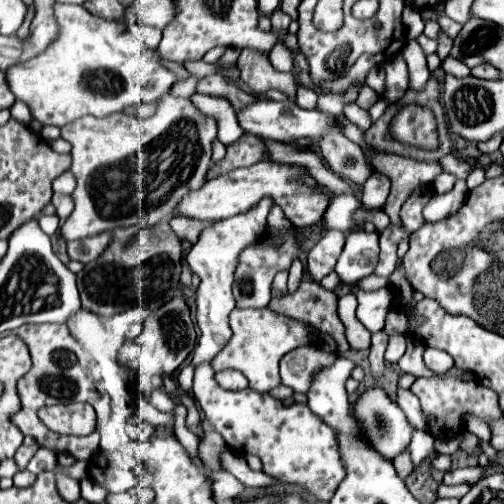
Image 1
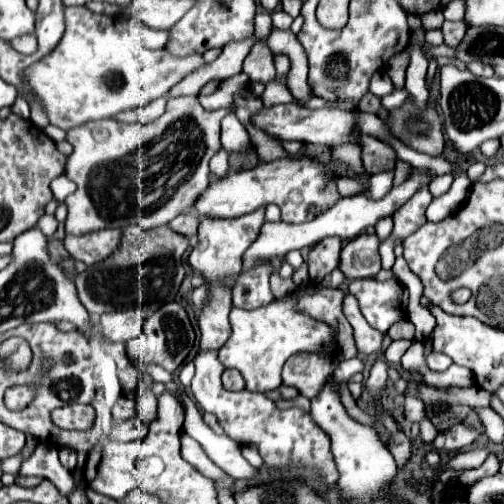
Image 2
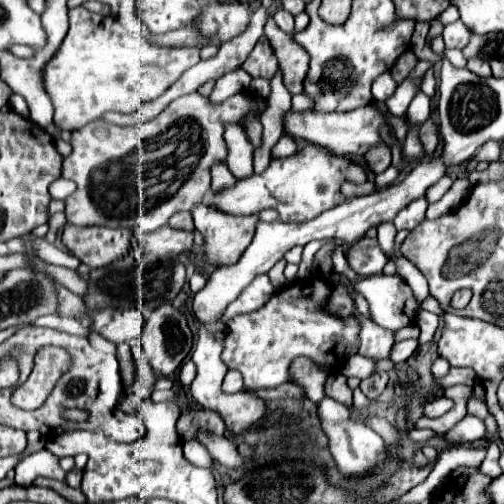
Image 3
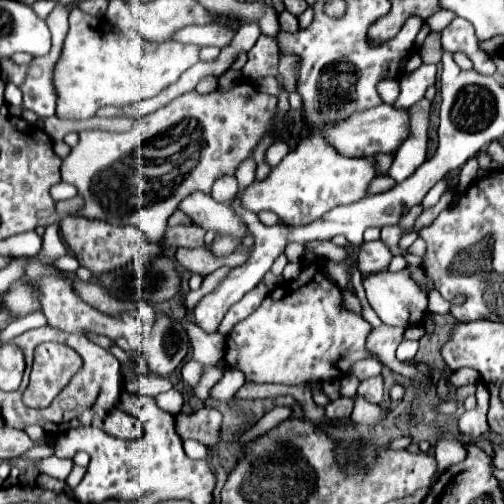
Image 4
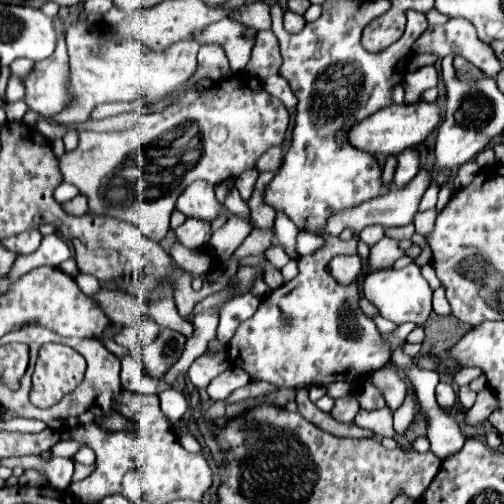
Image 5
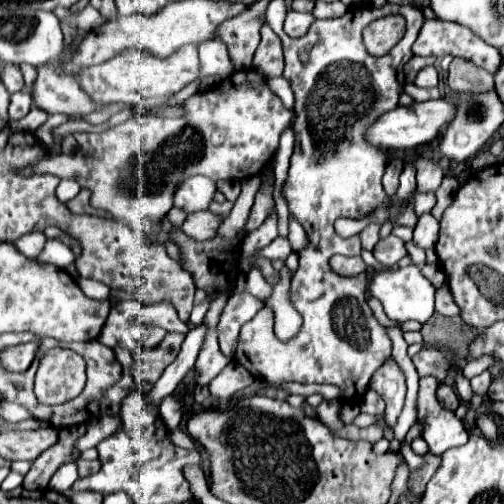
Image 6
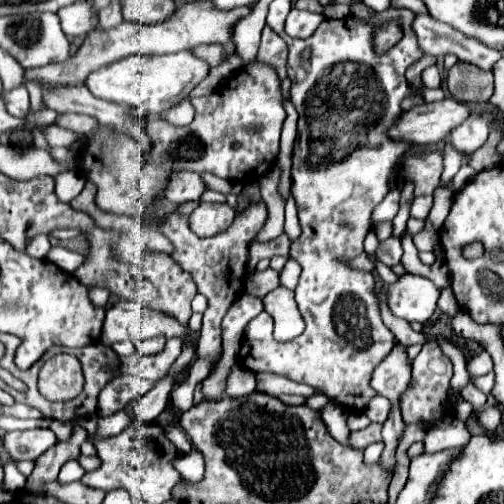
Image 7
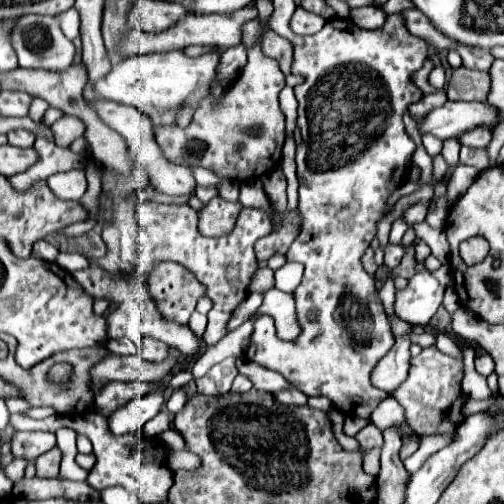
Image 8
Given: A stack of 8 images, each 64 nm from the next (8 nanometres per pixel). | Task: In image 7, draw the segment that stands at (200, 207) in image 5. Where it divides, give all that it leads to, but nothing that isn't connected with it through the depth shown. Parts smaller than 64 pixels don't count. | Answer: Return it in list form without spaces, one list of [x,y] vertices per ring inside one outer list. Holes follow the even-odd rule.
[[[174,172],[170,176],[168,188],[166,188],[166,198],[174,204],[184,204],[184,202],[200,202],[202,194],[206,192],[206,184],[200,174],[196,172]]]

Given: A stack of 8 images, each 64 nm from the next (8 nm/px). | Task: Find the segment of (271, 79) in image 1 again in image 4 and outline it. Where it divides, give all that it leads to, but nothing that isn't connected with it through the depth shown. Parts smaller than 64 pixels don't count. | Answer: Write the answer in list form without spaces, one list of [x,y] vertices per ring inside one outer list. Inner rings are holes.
[[[260,36],[254,48],[248,52],[248,62],[244,64],[244,74],[250,80],[262,76],[278,76],[278,44],[270,36]]]

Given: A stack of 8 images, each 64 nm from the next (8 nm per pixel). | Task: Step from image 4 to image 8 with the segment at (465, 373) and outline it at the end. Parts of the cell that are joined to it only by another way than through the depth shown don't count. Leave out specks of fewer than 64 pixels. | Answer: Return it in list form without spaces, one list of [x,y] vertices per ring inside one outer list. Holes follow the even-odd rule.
[[[488,354],[476,356],[476,372],[482,374],[482,376],[492,374],[494,372],[494,360],[492,360],[492,356],[488,356]]]

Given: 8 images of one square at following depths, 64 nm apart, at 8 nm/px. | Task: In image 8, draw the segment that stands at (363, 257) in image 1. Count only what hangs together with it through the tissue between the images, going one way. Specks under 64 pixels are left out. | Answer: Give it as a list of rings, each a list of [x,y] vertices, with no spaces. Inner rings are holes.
[[[386,244],[384,246],[384,264],[386,264],[386,268],[394,268],[394,266],[398,266],[400,264],[400,260],[402,260],[402,256],[404,256],[404,248],[400,246],[400,244]]]

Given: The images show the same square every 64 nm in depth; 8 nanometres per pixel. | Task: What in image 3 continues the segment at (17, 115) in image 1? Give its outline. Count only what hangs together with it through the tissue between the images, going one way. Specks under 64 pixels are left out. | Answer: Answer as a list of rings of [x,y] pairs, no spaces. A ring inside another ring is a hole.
[[[12,94],[12,98],[10,98],[10,108],[12,108],[16,114],[28,118],[28,104],[22,100],[20,94]]]

